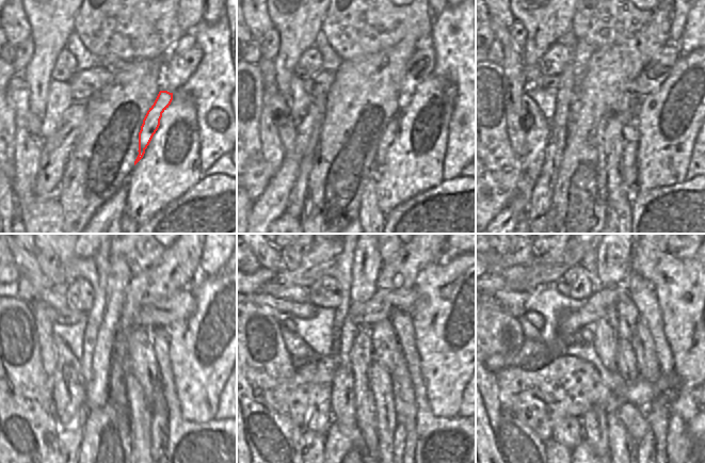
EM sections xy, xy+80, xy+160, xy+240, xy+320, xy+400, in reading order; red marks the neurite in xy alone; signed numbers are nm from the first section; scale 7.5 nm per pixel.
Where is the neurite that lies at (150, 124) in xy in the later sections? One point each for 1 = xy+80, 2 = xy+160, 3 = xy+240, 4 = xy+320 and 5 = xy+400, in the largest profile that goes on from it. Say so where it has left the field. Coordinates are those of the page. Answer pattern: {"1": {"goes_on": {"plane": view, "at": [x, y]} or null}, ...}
{"1": {"goes_on": {"plane": "xy+80", "at": [389, 133]}}, "2": {"goes_on": {"plane": "xy+160", "at": [628, 168]}}, "3": {"goes_on": {"plane": "xy+240", "at": [159, 418]}}, "4": {"goes_on": {"plane": "xy+320", "at": [399, 441]}}, "5": {"goes_on": {"plane": "xy+400", "at": [646, 446]}}}

